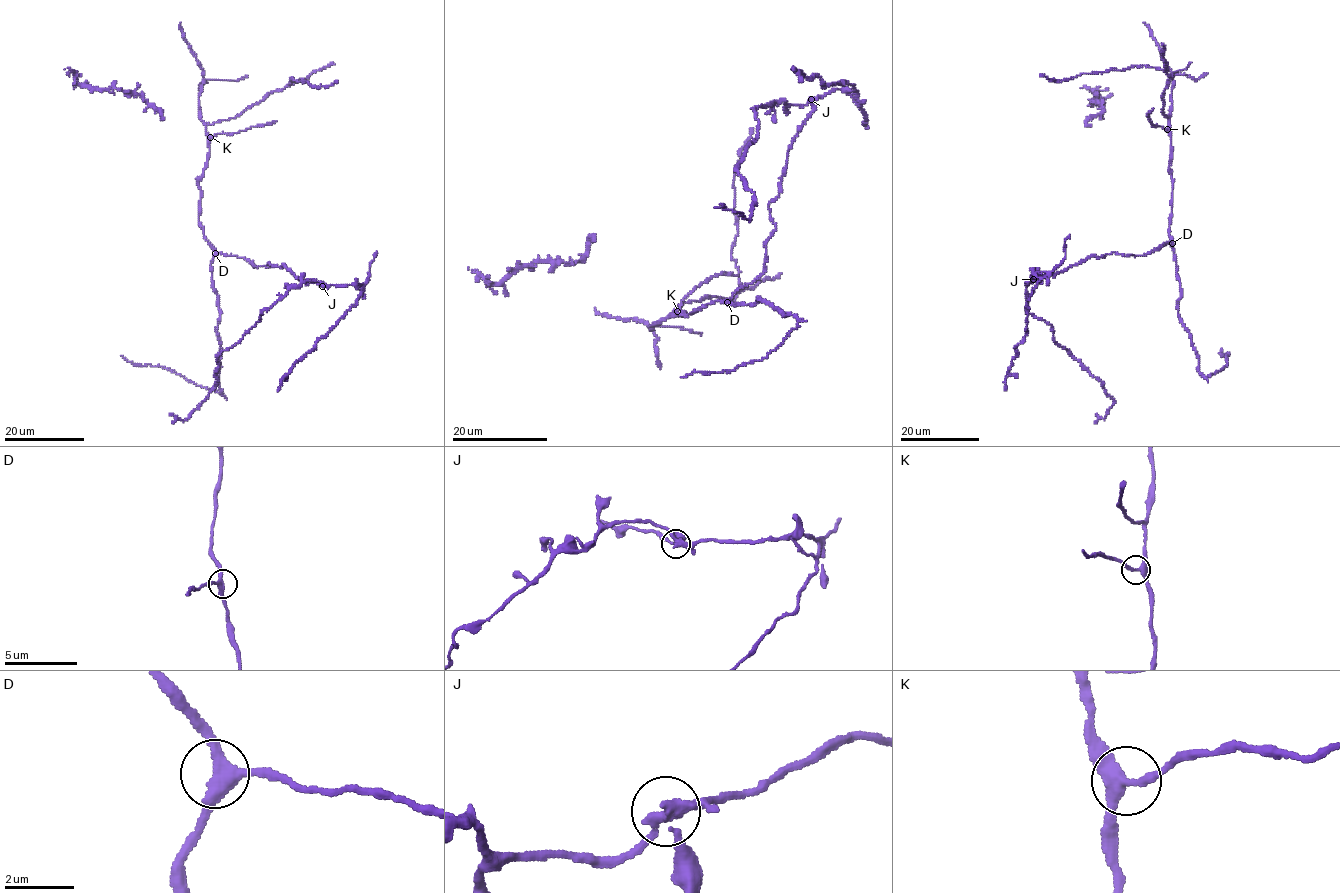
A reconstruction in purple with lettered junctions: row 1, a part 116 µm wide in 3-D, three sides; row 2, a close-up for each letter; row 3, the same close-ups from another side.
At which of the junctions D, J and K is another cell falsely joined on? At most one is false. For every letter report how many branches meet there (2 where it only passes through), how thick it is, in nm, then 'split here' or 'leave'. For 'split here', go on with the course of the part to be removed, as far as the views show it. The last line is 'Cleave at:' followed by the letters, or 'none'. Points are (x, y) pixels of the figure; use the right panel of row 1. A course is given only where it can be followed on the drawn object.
D: 3 | 320 nm | leave
J: 3 | 280 nm | split here | (1033, 279), (1036, 274), (1025, 285), (1028, 314), (1049, 323), (1055, 342), (1111, 397), (1104, 417), (1095, 414)
K: 3 | 240 nm | leave
Cleave at: J

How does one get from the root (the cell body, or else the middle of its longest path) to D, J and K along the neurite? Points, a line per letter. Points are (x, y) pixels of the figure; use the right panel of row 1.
D: (1153, 250), (1172, 243)
J: (1153, 250), (1142, 256), (1111, 252), (1098, 257), (1090, 256), (1057, 273), (1033, 279)
K: (1153, 250), (1172, 240), (1168, 230), (1173, 187), (1169, 167), (1172, 151), (1170, 132), (1167, 129)

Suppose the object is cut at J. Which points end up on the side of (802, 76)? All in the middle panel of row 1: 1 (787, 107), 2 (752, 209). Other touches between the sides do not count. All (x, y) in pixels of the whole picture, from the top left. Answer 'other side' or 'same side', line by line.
1: same side
2: same side

